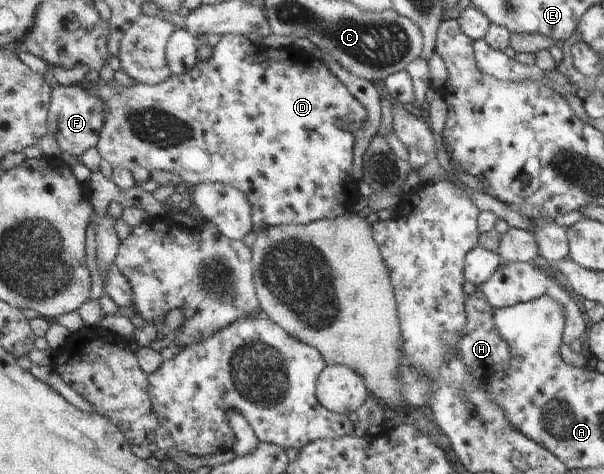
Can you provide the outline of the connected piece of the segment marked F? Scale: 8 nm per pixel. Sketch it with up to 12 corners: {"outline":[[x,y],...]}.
{"outline":[[81,85],[52,90],[48,133],[79,157],[98,147],[104,100]]}

